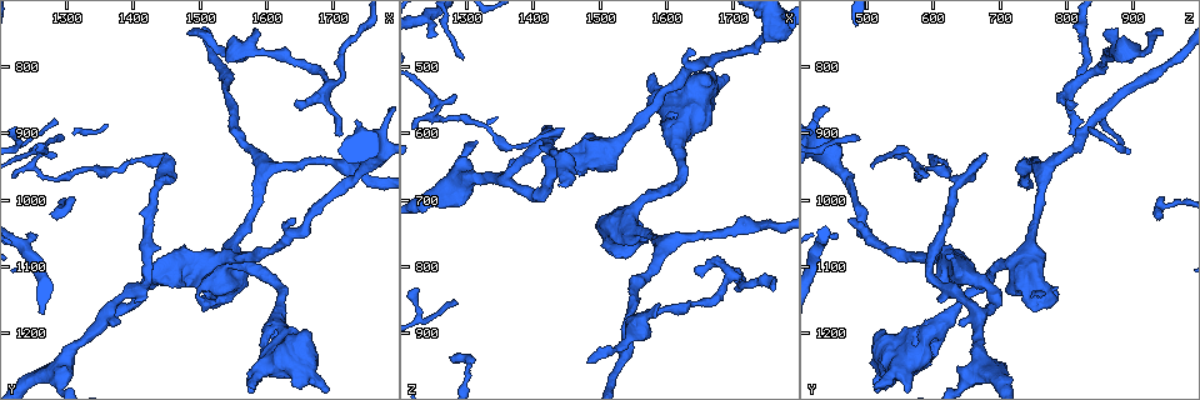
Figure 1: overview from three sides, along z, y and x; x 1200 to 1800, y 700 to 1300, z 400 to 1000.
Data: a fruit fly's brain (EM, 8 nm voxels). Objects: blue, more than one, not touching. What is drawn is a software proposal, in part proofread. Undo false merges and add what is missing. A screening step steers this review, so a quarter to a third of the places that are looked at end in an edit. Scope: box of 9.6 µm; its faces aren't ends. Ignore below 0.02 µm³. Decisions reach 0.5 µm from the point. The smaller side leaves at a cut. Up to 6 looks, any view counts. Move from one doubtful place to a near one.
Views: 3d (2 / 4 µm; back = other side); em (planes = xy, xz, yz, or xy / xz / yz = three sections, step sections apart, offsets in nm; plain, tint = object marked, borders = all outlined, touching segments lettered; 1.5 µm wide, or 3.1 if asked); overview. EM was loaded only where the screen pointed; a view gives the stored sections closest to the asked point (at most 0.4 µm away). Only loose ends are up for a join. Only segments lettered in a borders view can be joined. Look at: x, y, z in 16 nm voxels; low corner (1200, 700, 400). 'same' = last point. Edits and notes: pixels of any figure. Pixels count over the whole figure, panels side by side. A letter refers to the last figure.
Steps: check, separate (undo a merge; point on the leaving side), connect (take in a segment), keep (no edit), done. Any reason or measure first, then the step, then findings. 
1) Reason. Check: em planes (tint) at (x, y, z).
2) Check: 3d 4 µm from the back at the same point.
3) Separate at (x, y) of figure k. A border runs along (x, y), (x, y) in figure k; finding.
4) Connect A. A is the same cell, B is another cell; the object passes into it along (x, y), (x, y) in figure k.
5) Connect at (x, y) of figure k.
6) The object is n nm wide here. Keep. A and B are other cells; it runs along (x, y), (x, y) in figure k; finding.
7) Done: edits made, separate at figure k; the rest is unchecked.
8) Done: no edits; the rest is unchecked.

Check: em xy step 4 (borders) at (1440, 930, 680).

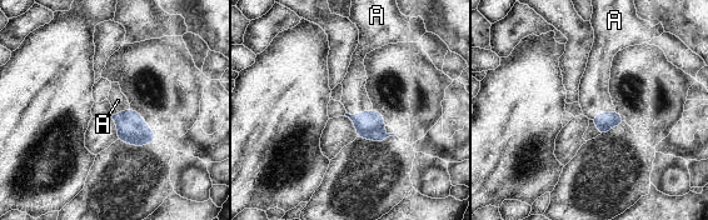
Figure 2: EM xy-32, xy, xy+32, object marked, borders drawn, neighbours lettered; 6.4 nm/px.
Another direction. Check: em planes (borders) at the same point.

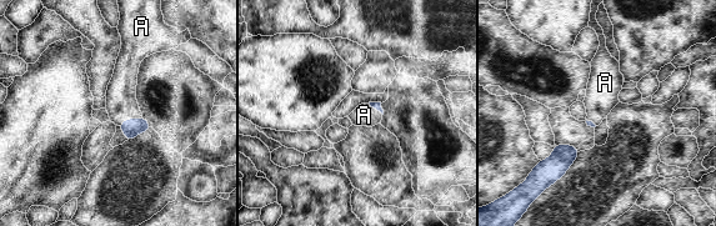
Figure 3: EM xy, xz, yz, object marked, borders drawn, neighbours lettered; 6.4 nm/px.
Connect A. A is the same cell; the object passes into it along (130, 127), (130, 119), (121, 104) in figure 3; it goes on there.

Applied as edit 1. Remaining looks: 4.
See it whole again. Check: overview.

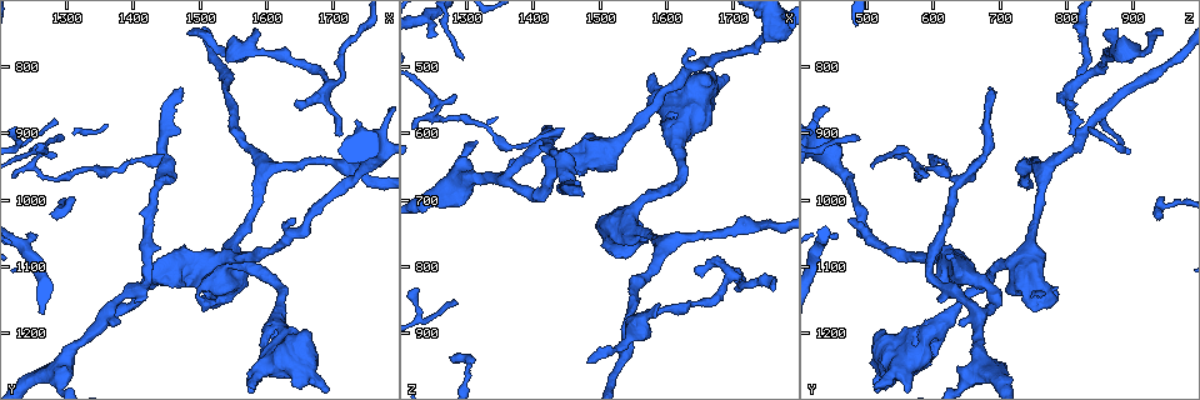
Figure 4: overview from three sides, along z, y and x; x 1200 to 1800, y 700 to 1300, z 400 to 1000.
Branch stops here. Check: 3d 4 µm at (1585, 745, 865).

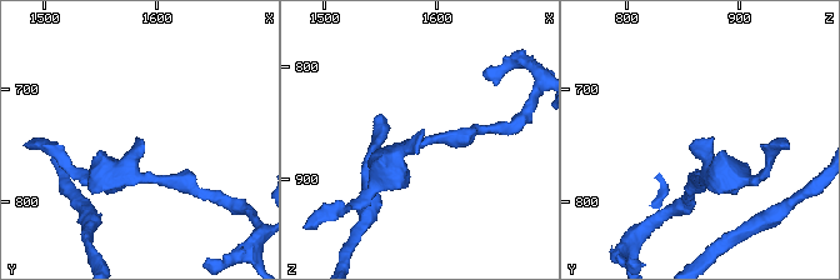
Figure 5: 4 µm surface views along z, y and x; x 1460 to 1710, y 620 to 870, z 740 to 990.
Check: em xy step 4 (plain) at (1588, 744, 862).

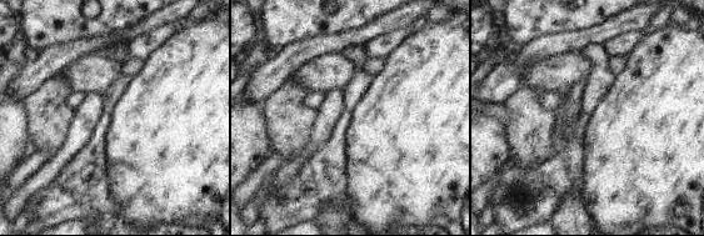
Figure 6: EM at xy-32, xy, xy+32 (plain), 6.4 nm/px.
See the neighbours. Check: em xy step 4 (borders) at the same point.

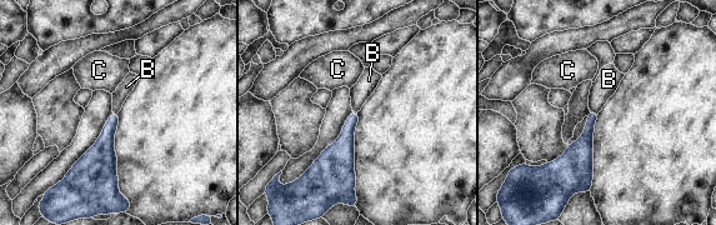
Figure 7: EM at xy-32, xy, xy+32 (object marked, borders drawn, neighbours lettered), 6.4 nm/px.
Connect B. B is the same cell, C is another cell; the cell continues.

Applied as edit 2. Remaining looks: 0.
Done: edits made, connect at figure 3, connect at figure 7; the rest is unchecked.

